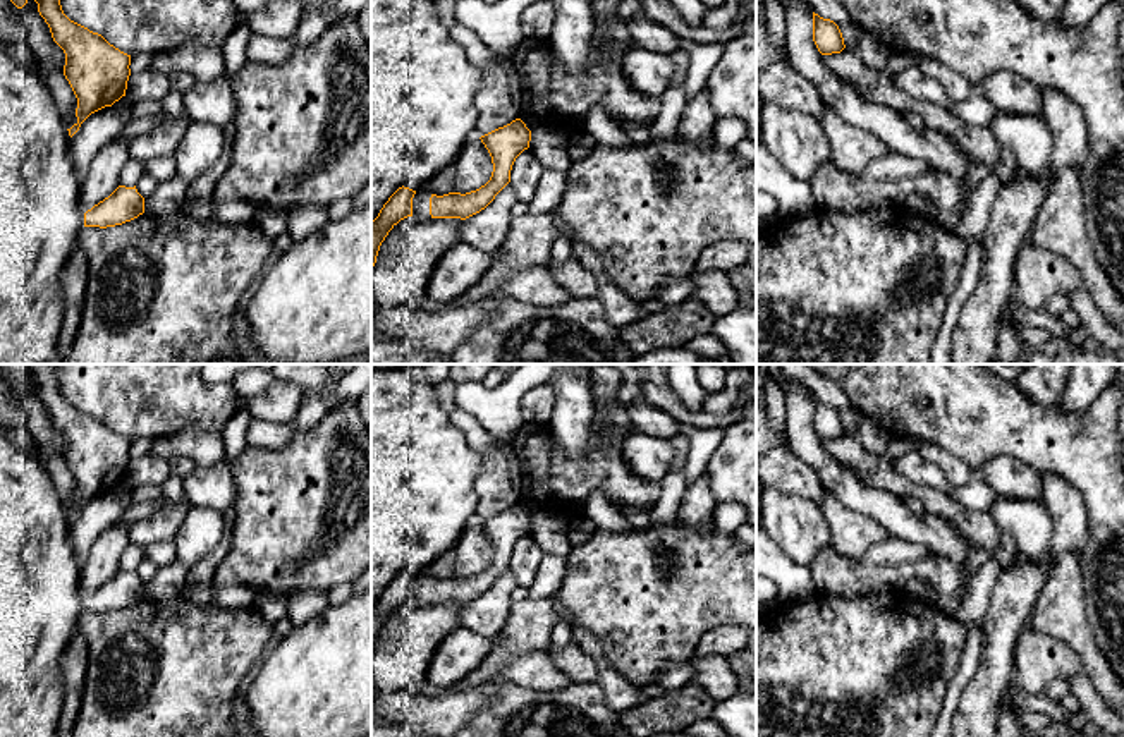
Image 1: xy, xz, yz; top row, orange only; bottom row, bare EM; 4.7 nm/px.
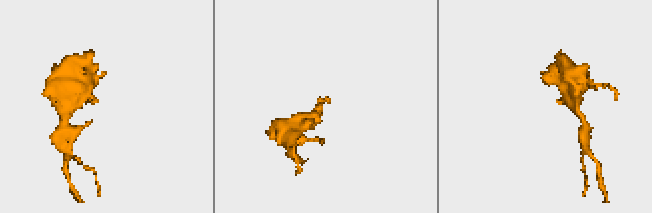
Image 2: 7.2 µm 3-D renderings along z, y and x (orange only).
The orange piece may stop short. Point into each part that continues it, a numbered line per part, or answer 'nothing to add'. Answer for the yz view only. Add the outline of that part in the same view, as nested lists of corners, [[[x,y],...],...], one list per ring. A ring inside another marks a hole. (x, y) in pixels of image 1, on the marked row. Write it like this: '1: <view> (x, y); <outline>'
nothing to add

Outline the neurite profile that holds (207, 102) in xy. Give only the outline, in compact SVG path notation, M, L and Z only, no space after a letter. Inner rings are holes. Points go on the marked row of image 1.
M220 76L213 81L196 81L184 94L186 113L196 124L225 127L235 122L235 98L230 82Z

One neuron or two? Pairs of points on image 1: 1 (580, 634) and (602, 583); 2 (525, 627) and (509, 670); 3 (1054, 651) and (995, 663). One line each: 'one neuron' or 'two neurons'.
1: two neurons
2: two neurons
3: two neurons

